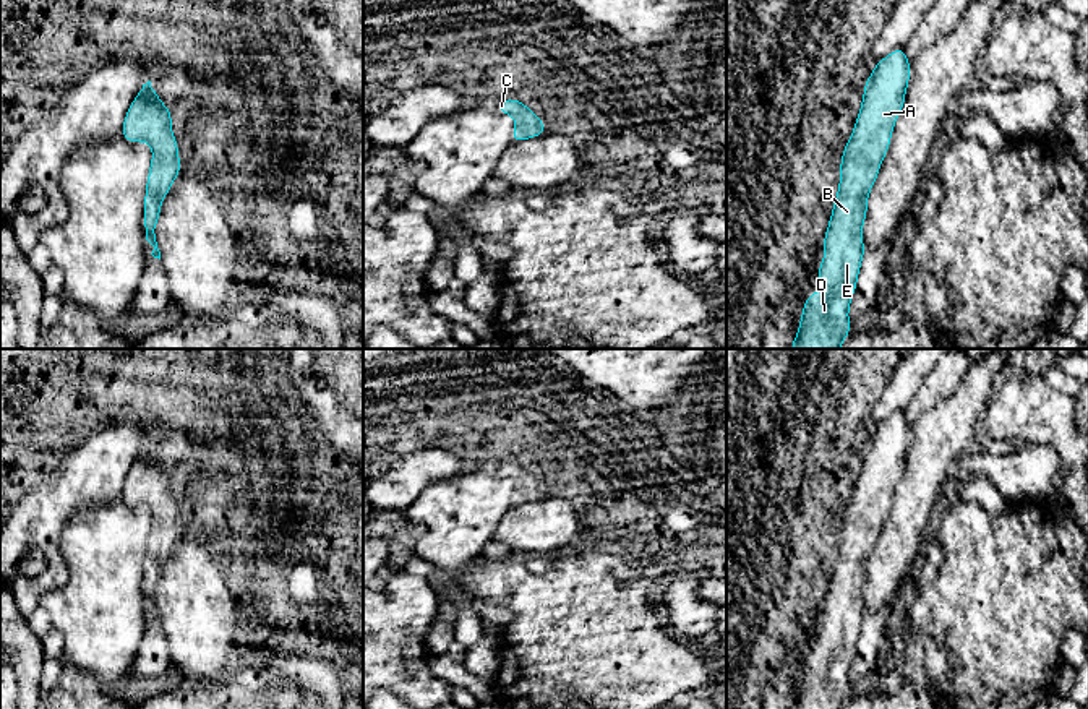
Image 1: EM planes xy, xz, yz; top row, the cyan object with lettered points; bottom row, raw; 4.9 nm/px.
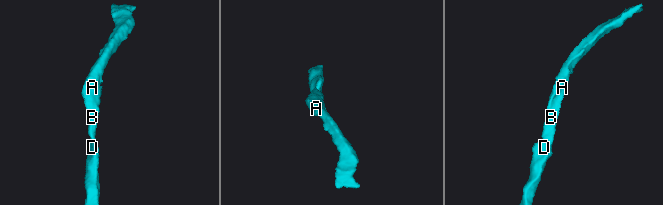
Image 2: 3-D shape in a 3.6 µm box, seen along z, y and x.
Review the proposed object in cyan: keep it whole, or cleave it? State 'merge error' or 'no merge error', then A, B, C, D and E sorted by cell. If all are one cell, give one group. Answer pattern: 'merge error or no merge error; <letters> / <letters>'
no merge error; A B C D E

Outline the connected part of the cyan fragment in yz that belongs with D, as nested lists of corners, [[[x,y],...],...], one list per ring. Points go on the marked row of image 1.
[[[898,47],[876,63],[864,83],[863,104],[843,148],[840,185],[817,271],[817,279],[827,292],[809,294],[791,349],[840,349],[851,333],[848,310],[864,258],[867,195],[905,104],[910,65],[905,49]]]

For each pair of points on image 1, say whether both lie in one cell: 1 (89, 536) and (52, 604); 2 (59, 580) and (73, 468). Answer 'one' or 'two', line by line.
1: one
2: one

